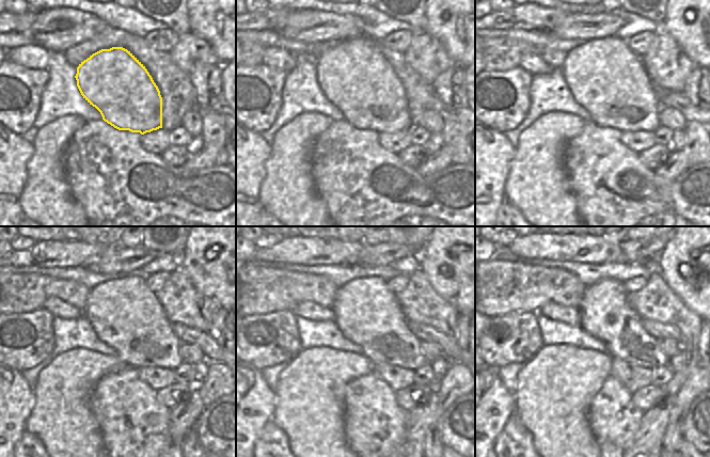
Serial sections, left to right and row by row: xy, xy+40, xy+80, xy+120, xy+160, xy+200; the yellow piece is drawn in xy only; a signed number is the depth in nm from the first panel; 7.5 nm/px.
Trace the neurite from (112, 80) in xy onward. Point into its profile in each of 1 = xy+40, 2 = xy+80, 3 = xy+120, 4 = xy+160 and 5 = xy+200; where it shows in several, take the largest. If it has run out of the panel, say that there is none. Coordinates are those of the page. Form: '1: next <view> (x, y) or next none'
1: next xy+40 (353, 75)
2: next xy+80 (604, 76)
3: next xy+120 (125, 314)
4: next xy+160 (367, 312)
5: next xy+200 (605, 314)

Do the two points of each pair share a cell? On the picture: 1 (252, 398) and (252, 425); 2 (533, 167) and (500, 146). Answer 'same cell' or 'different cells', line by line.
1: same cell
2: different cells

